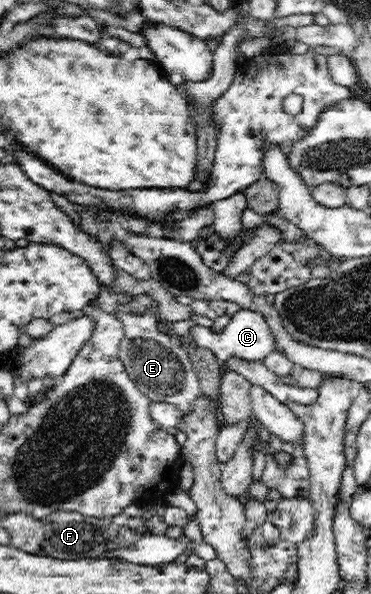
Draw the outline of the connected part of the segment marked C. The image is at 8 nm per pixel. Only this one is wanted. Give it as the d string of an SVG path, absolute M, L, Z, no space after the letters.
M239 309L231 317L228 325L225 325L220 333L215 333L213 329L194 325L189 331L195 345L210 349L215 357L225 365L226 361L236 357L243 361L264 362L264 359L272 352L277 350L275 335L270 330L271 327L267 324L265 318L260 313L249 311L248 309Z

